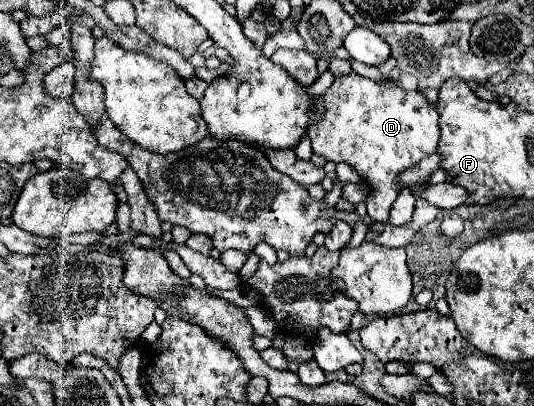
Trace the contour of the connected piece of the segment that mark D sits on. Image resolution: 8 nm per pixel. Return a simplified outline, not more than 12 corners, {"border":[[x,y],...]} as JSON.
{"border":[[354,71],[320,95],[310,161],[352,165],[386,223],[436,153],[436,107]]}

